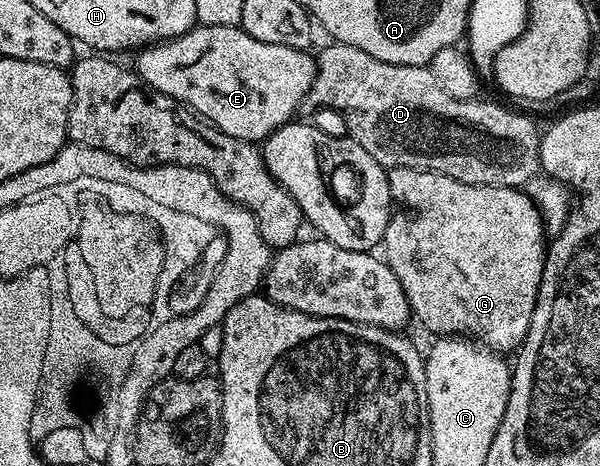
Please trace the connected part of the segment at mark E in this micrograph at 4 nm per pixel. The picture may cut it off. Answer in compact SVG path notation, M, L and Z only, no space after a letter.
M196 25L175 39L164 39L162 43L142 48L134 56L136 59L133 67L144 83L190 107L195 114L214 123L217 129L221 129L221 133L229 133L229 137L258 144L269 138L277 128L292 122L294 115L291 114L302 108L305 93L309 93L315 80L315 59L307 54L306 50L298 47L257 41L249 37L242 26Z

